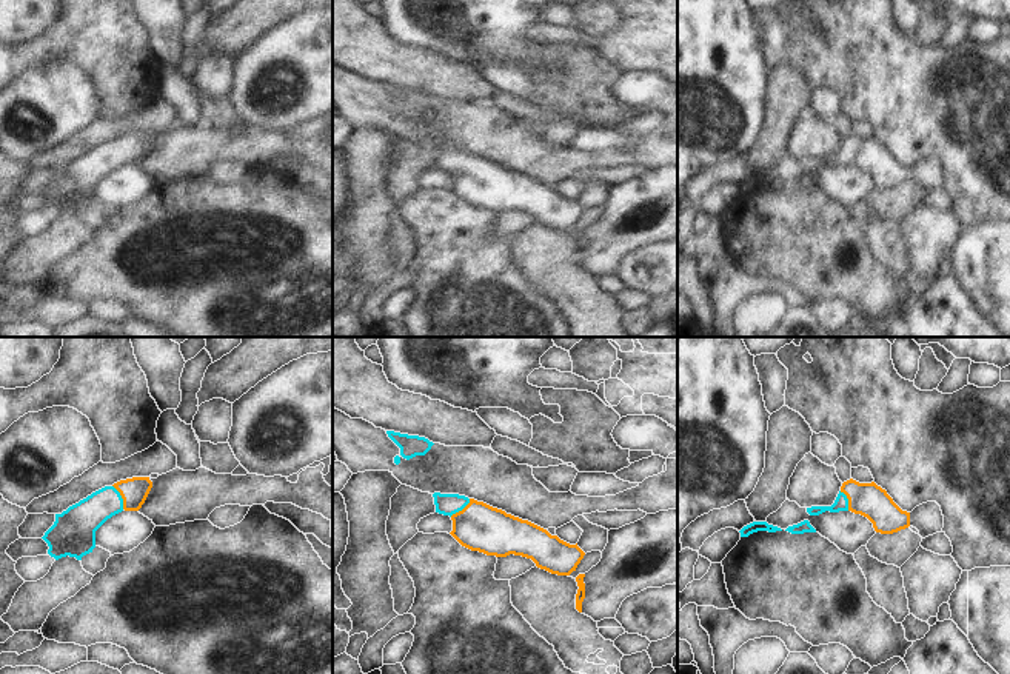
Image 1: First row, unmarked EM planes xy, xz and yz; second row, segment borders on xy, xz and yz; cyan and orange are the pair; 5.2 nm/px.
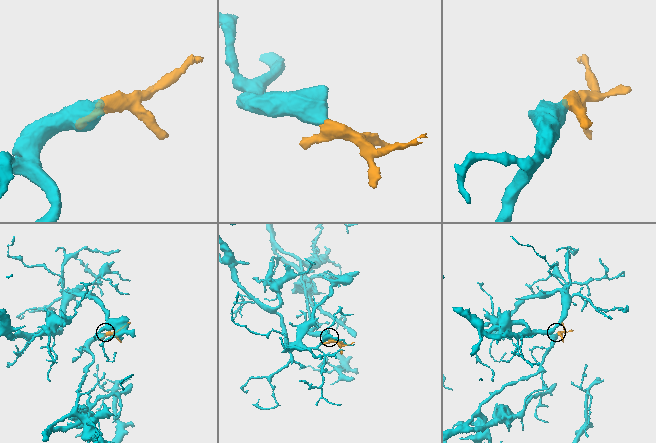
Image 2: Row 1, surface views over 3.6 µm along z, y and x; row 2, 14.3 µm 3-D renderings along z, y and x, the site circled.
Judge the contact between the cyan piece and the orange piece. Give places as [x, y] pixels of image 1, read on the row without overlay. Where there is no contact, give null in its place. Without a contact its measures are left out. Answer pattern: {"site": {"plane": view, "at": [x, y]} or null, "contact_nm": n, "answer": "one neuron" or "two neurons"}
{"site": {"plane": "xy", "at": [120, 153]}, "contact_nm": 140, "answer": "one neuron"}

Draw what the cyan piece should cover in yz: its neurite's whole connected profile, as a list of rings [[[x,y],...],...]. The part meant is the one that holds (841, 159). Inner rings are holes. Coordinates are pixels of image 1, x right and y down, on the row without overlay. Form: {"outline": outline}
{"outline": [[[853,134],[842,138],[841,146],[831,162],[807,163],[810,171],[825,166],[851,166],[867,172],[876,188],[893,189],[910,182],[910,168],[902,166],[885,145],[871,138],[859,138]]]}

